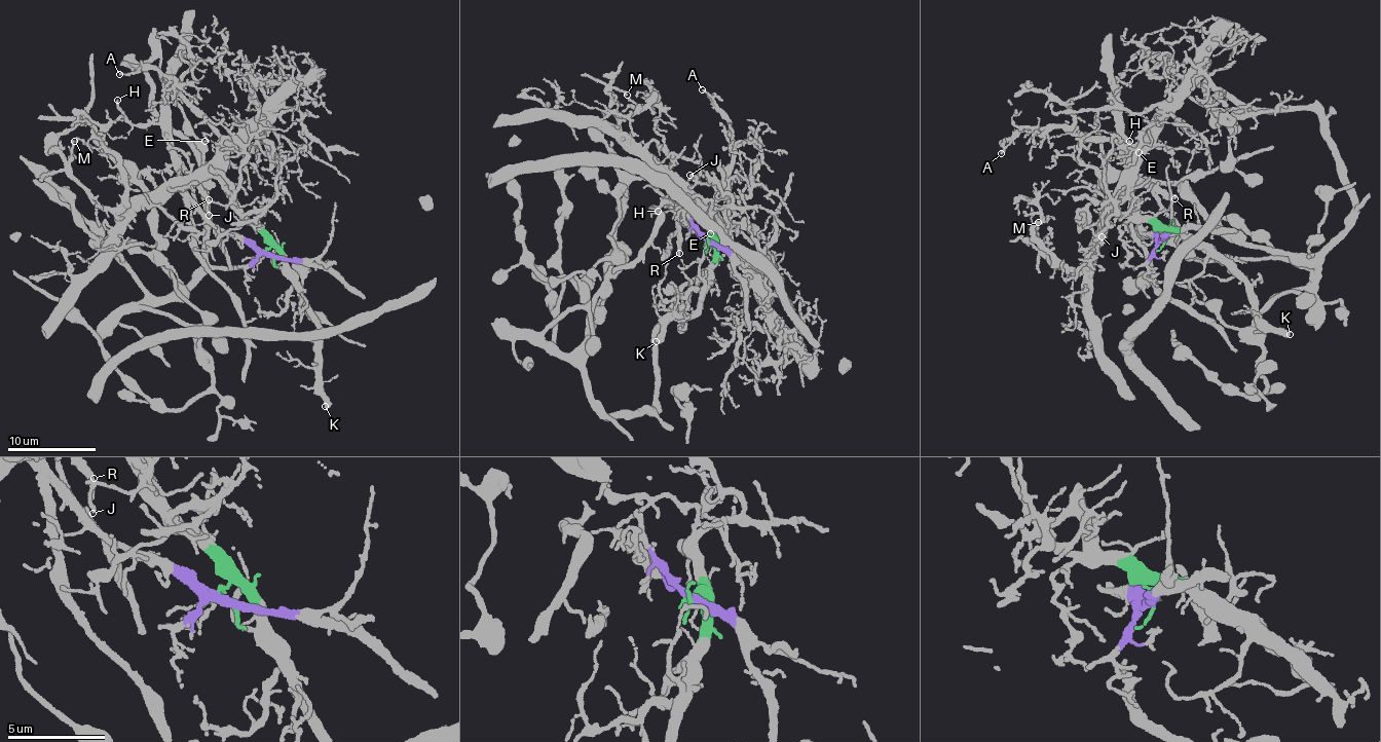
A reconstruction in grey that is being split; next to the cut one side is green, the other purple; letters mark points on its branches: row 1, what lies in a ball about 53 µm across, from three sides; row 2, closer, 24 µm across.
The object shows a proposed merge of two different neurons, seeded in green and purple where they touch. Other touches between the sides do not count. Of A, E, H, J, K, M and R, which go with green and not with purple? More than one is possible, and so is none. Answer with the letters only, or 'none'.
A, E, J, K, M

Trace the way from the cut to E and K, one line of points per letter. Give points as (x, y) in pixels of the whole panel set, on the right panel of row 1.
E: (1163, 238), (1139, 212), (1133, 193), (1129, 143), (1139, 151)
K: (1163, 238), (1165, 230), (1189, 232), (1243, 283), (1252, 308), (1271, 326), (1290, 334)

